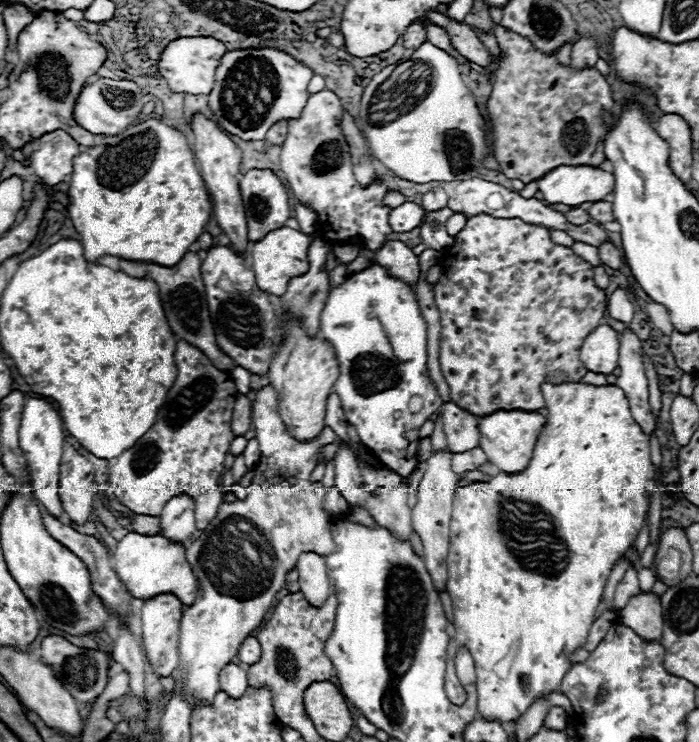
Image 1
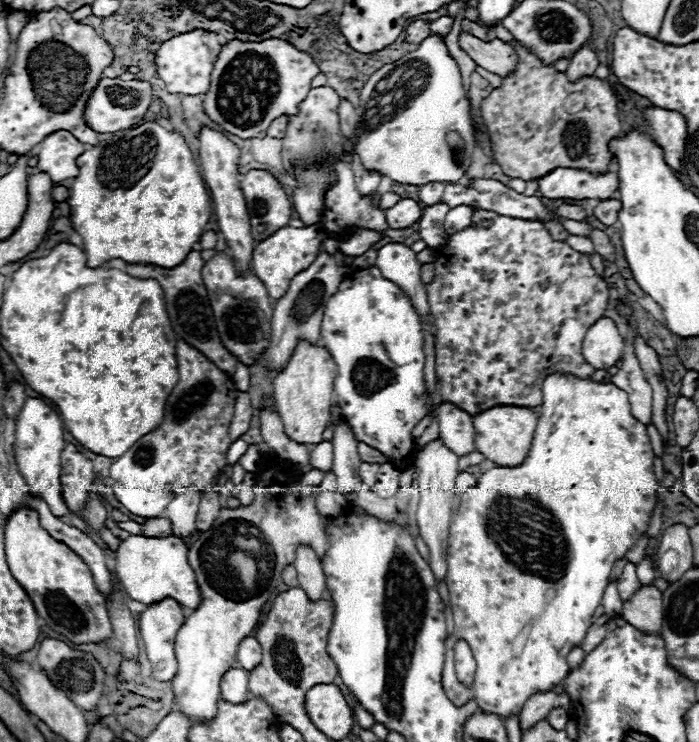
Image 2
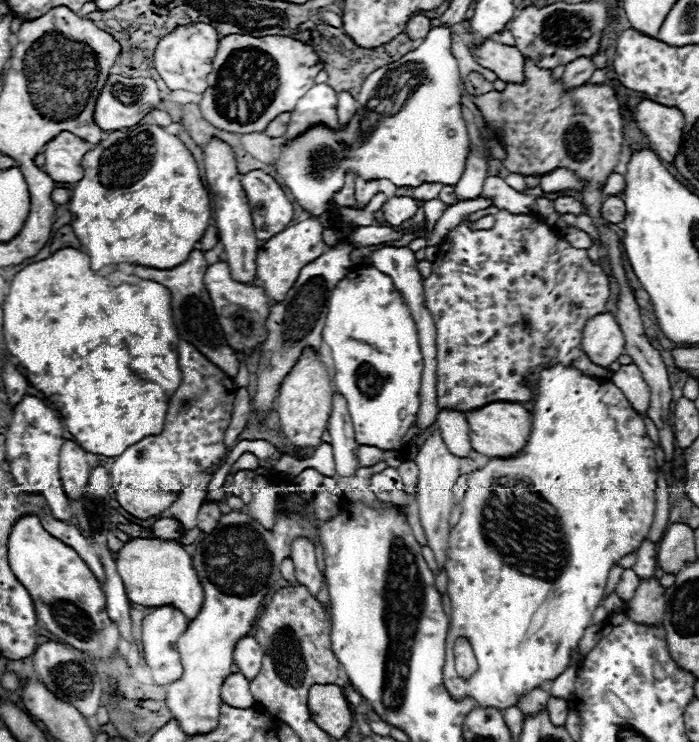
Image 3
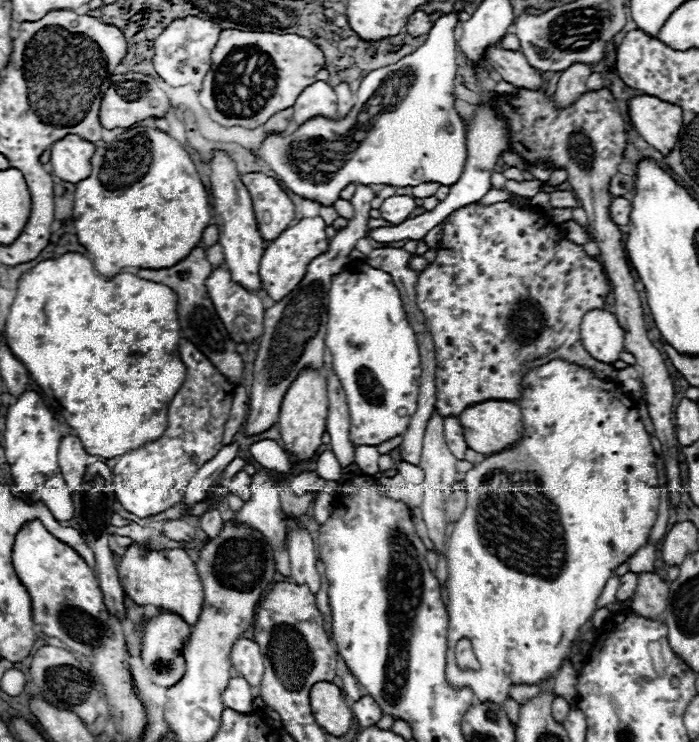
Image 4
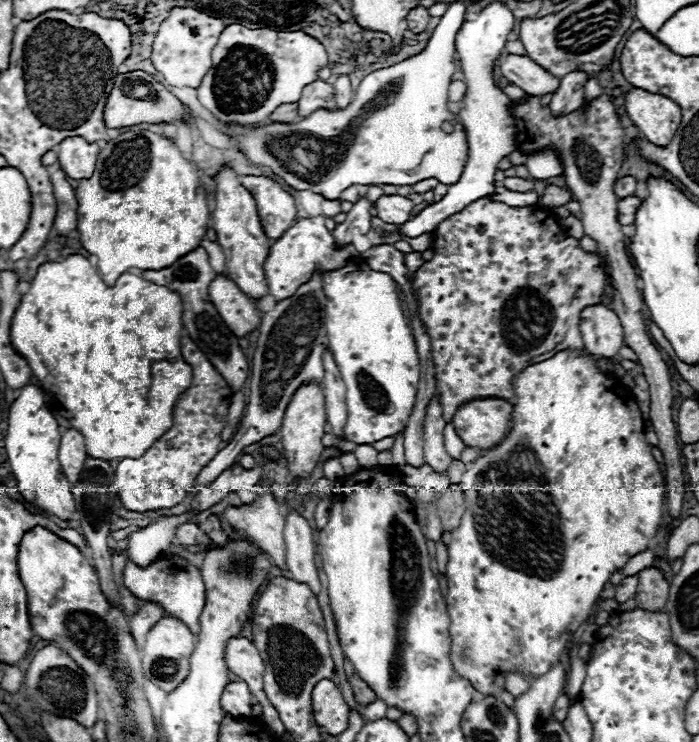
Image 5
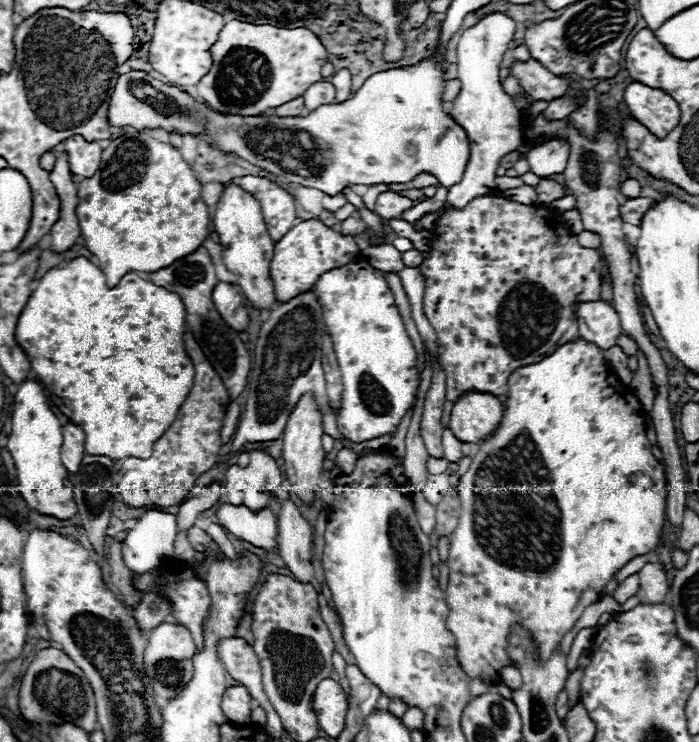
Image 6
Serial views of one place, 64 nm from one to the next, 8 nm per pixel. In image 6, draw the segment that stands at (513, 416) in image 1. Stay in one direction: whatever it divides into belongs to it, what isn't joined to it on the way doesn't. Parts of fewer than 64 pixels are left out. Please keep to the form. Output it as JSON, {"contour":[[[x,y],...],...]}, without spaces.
{"contour":[[[488,392],[462,394],[450,414],[448,428],[462,442],[480,442],[488,438],[500,424],[504,404]]]}

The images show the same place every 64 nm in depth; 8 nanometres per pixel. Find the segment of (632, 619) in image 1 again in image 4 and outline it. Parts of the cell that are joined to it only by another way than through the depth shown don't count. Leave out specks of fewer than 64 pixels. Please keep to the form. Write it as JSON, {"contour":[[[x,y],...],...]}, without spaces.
{"contour":[[[642,572],[630,610],[644,618],[658,618],[668,600],[668,584],[656,572]]]}

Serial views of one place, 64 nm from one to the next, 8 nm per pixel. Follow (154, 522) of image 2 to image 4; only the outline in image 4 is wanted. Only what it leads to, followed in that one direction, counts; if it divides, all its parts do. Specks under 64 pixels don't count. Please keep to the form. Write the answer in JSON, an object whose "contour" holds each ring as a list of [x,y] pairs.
{"contour":[[[166,520],[164,534],[176,542],[192,542],[196,536],[196,526],[188,524],[184,520]]]}

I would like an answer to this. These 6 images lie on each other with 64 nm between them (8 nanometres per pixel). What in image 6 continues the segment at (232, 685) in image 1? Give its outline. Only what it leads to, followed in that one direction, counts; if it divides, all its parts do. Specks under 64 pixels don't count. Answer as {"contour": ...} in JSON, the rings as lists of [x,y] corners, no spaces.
{"contour":[[[244,686],[226,688],[222,696],[222,712],[234,724],[250,724],[252,712],[252,696]]]}

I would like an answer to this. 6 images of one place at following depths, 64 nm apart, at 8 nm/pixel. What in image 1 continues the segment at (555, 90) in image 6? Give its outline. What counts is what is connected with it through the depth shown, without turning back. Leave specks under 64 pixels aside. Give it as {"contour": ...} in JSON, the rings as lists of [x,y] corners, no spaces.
{"contour":[[[436,10],[426,12],[426,16],[428,16],[428,22],[426,24],[438,24],[438,26],[444,26],[448,30],[448,36],[450,36],[452,46],[464,58],[468,58],[470,62],[474,62],[478,66],[484,66],[484,68],[490,64],[490,58],[492,58],[490,52],[486,50],[486,46],[476,38],[476,34],[466,24],[458,24],[458,22],[442,16]]]}

